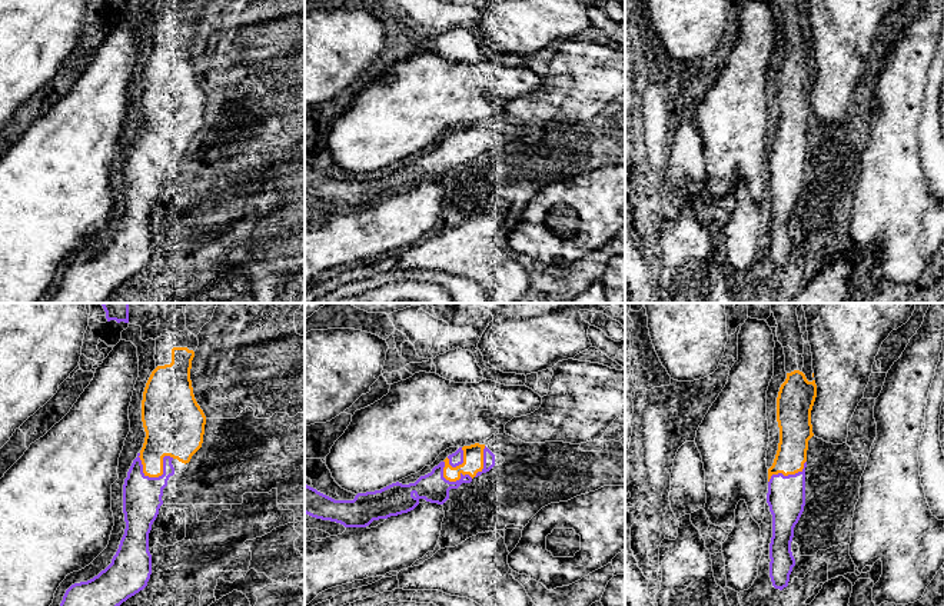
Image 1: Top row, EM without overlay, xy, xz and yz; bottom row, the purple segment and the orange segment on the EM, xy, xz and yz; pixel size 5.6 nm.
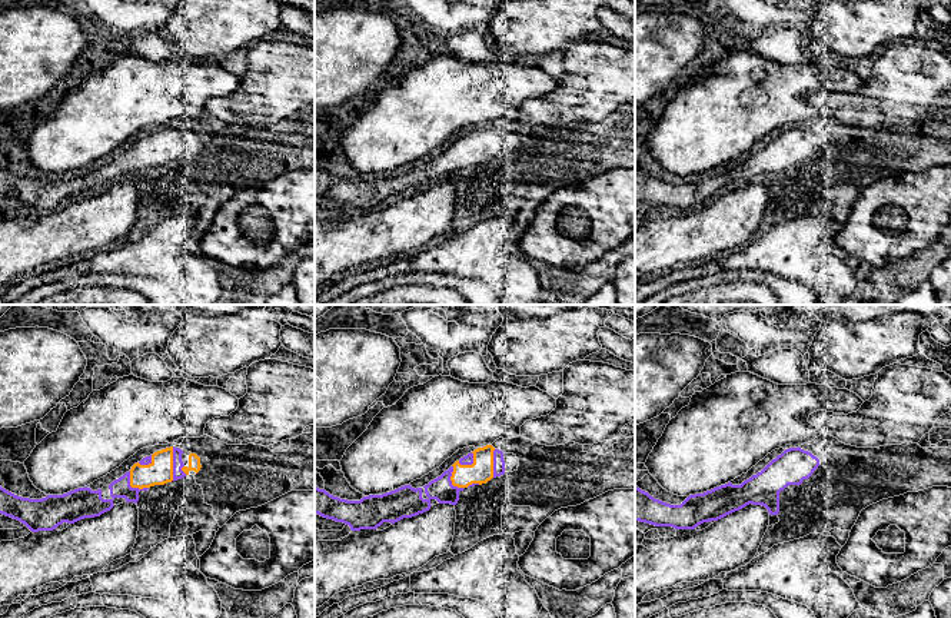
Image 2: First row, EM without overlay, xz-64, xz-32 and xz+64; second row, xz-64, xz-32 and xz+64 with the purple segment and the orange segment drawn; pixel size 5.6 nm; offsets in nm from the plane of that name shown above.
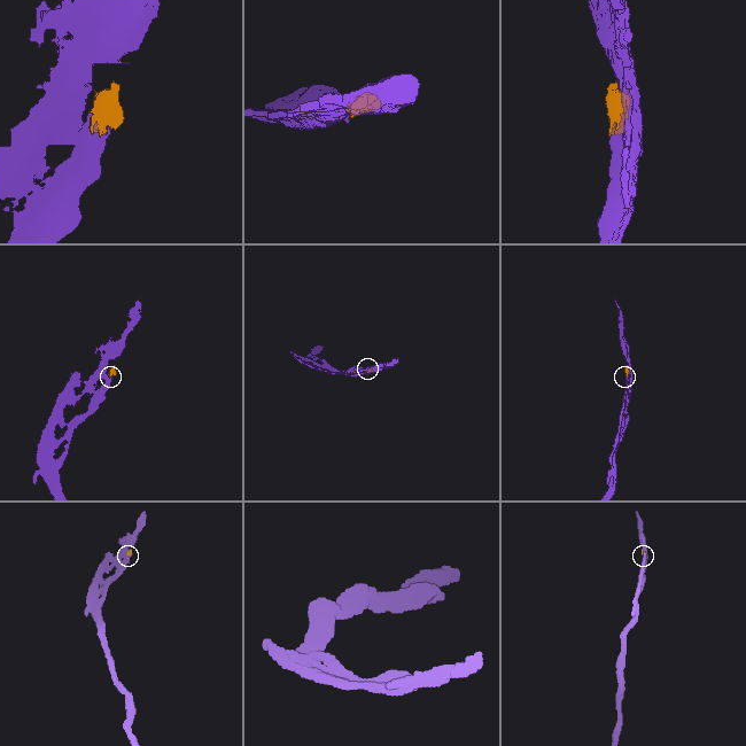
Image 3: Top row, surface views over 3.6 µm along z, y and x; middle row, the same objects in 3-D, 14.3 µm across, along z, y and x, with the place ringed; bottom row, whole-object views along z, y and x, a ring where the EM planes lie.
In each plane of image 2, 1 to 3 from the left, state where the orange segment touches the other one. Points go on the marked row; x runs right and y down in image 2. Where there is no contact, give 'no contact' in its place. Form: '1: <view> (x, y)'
1: xz-64 (173, 464)
2: xz-32 (451, 481)
3: no contact

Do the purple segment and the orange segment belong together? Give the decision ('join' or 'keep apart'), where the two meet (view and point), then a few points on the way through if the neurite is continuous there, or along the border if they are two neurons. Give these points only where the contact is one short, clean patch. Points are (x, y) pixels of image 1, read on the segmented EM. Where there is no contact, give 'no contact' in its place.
join; contact xz (471, 478); way xz (434, 488), (441, 480), (471, 478), (472, 463)

